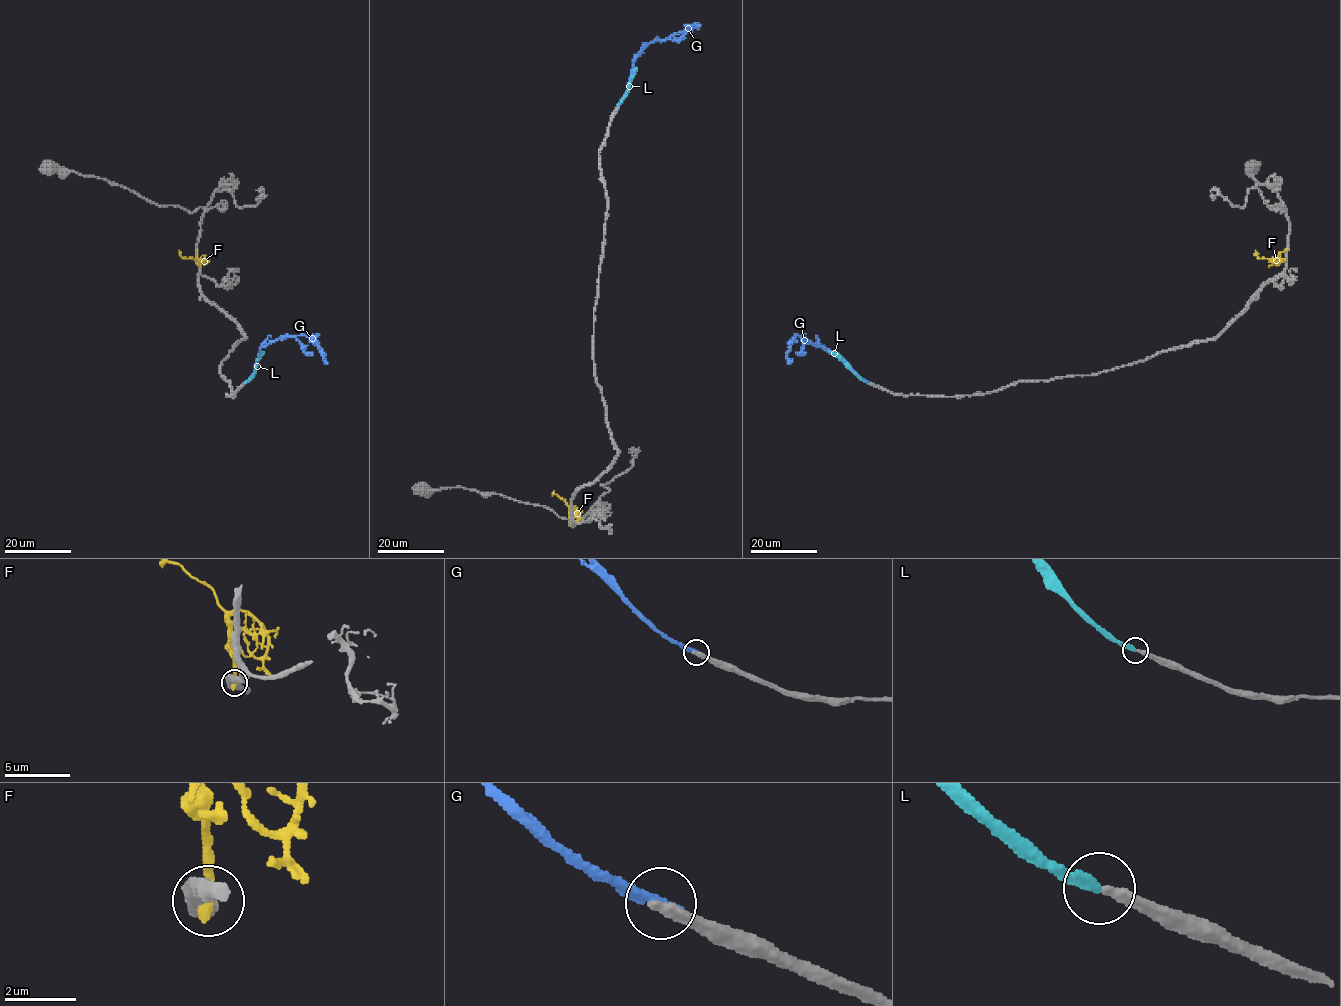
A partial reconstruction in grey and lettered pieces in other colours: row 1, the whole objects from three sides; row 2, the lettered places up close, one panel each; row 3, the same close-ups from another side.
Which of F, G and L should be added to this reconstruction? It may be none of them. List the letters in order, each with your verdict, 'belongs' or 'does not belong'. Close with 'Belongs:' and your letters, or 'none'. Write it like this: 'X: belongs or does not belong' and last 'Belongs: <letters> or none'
F: does not belong
G: does not belong
L: belongs
Belongs: L

